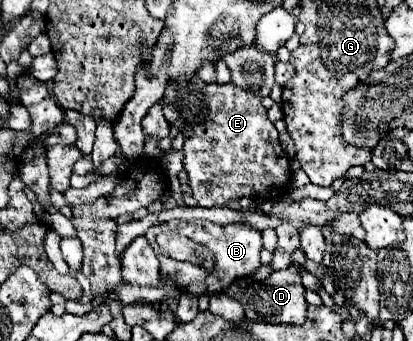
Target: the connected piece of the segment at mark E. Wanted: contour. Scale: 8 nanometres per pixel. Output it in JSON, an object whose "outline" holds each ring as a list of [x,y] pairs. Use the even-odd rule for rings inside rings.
{"outline":[[[199,76],[183,80],[179,88],[167,84],[163,94],[163,114],[171,126],[185,134],[183,168],[199,206],[221,206],[243,196],[253,200],[287,196],[291,164],[261,100],[261,96],[243,90],[233,82],[207,84]]]}

